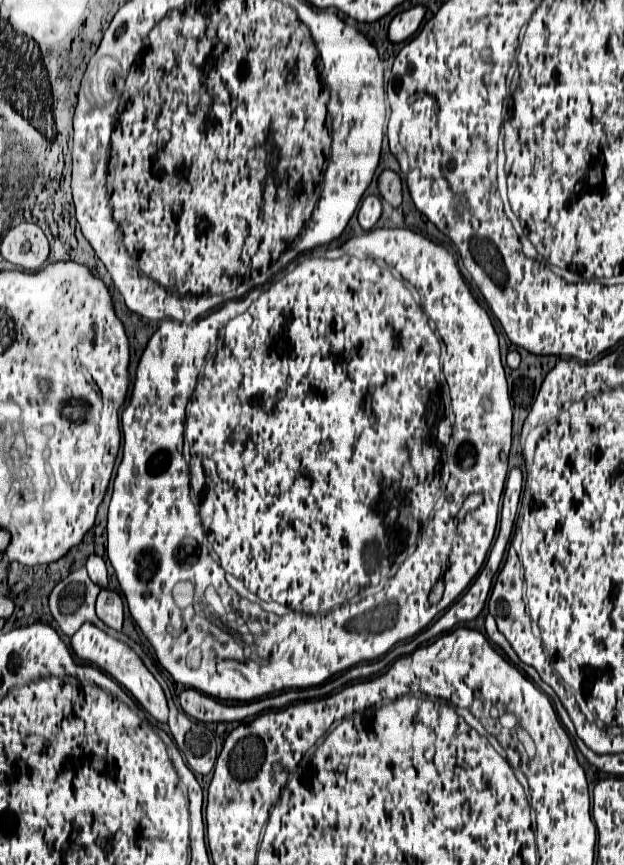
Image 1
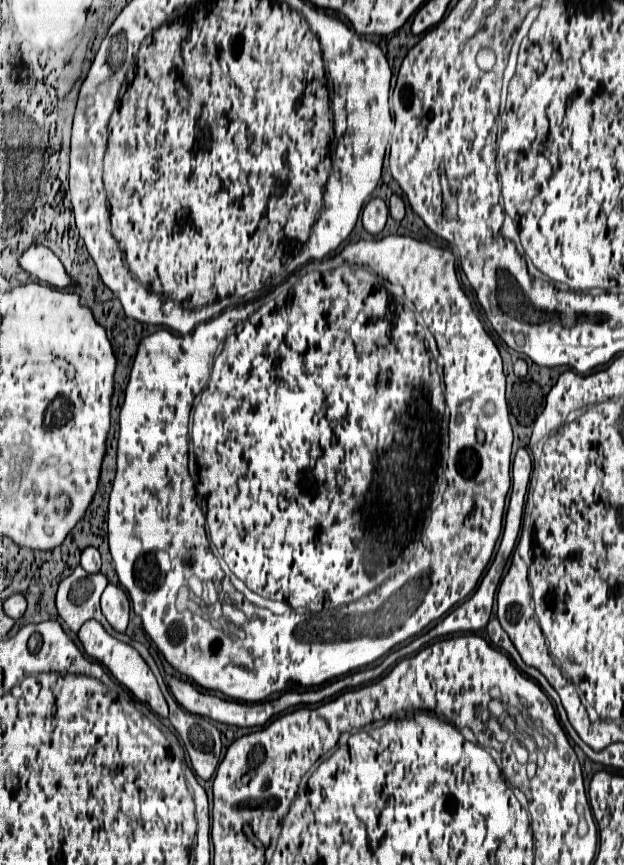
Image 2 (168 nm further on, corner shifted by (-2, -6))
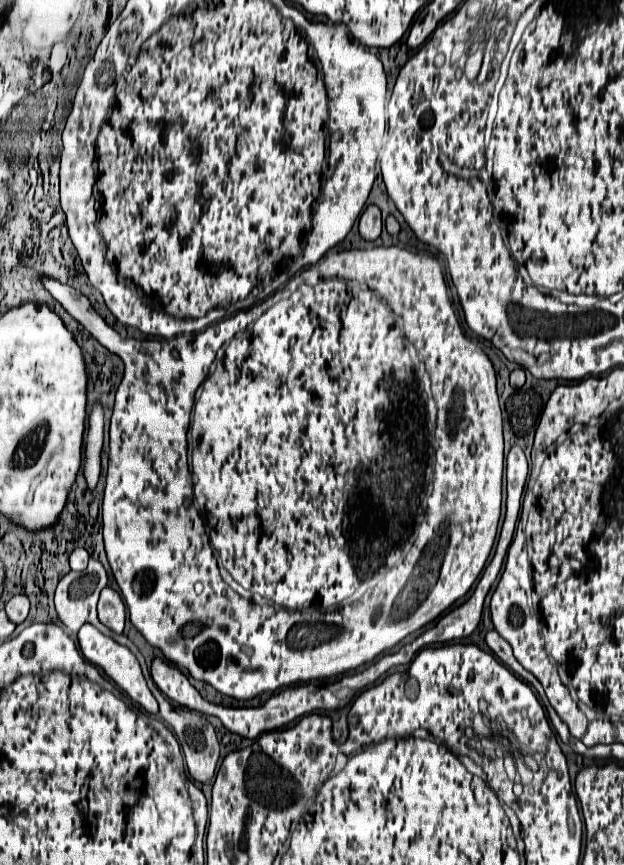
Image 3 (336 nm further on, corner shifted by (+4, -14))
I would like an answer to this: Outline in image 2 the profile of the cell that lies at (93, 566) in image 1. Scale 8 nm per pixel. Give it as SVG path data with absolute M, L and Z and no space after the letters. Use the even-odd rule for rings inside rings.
M88 546L88 548L84 548L84 552L82 552L82 568L86 570L86 572L100 572L100 552L94 548L94 546Z

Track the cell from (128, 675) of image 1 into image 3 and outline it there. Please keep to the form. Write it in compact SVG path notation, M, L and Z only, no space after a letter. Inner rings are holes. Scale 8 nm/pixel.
M84 624L84 626L80 628L80 632L78 632L78 644L80 644L80 650L82 650L84 658L86 658L90 664L102 668L102 670L104 670L134 702L138 702L148 714L158 714L158 702L156 702L156 698L152 696L152 692L148 690L148 686L146 686L146 680L144 680L144 676L142 676L142 670L140 670L140 664L138 664L138 660L136 660L136 656L134 656L126 646L116 644L112 638L104 636L102 632L98 632L92 624Z

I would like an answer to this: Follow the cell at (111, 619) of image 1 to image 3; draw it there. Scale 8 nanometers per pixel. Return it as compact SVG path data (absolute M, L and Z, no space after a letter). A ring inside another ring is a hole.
M104 588L98 600L98 618L100 622L116 634L122 634L126 620L126 606L120 594L112 588Z

